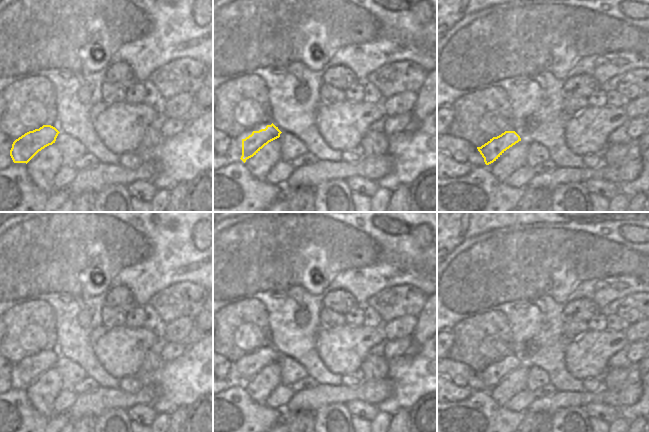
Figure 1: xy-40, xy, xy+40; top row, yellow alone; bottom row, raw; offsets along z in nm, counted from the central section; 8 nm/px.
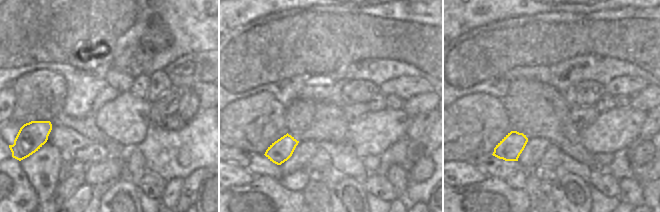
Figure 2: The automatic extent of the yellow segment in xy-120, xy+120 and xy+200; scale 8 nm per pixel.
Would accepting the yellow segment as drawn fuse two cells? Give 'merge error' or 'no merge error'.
no merge error

